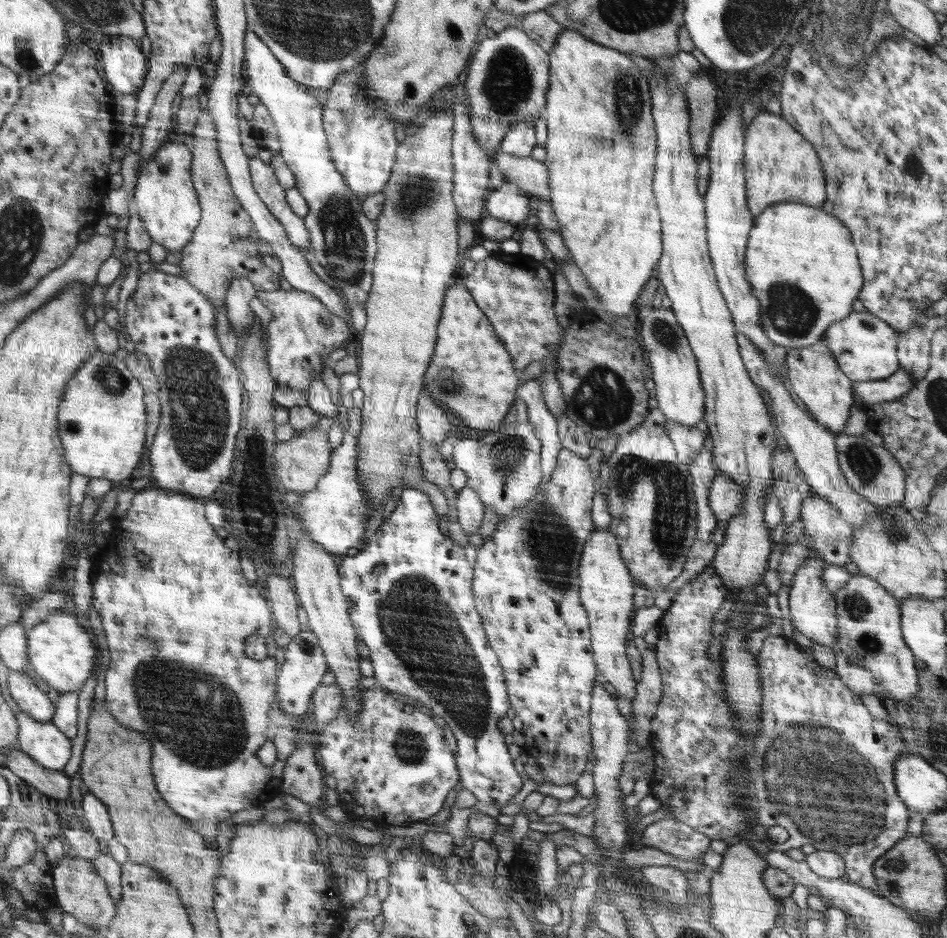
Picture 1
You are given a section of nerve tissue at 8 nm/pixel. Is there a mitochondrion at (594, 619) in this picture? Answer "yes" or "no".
no

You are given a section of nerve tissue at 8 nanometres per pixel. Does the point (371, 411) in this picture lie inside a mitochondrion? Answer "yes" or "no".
no

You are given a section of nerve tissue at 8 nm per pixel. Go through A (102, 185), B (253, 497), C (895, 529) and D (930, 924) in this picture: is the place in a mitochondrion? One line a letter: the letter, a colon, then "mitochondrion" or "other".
A: other
B: mitochondrion
C: mitochondrion
D: other

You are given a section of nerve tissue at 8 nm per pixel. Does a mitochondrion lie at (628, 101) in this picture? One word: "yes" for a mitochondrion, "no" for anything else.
yes

